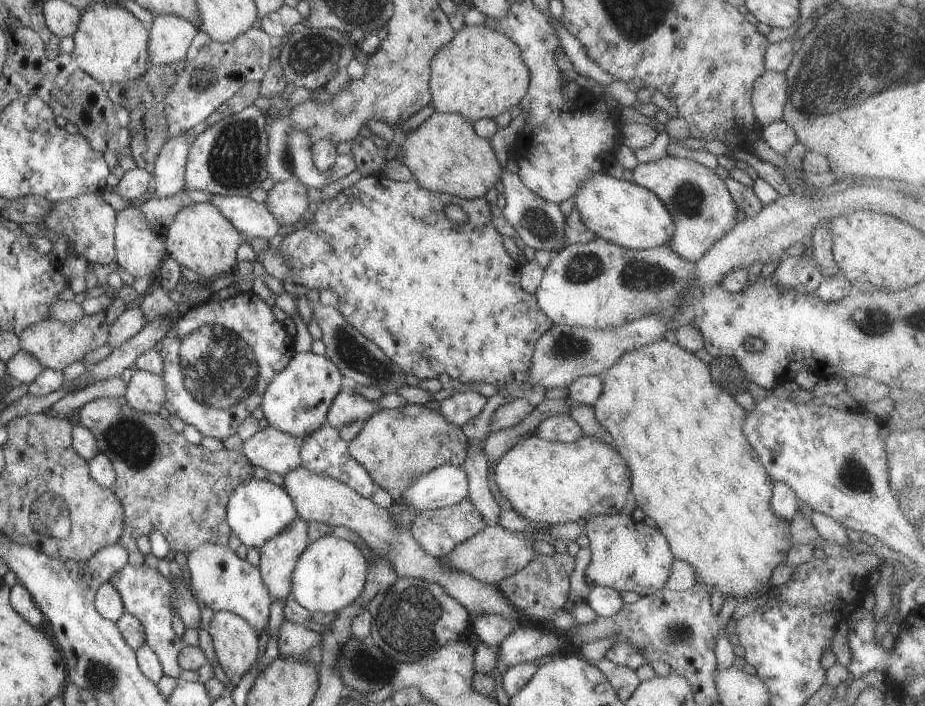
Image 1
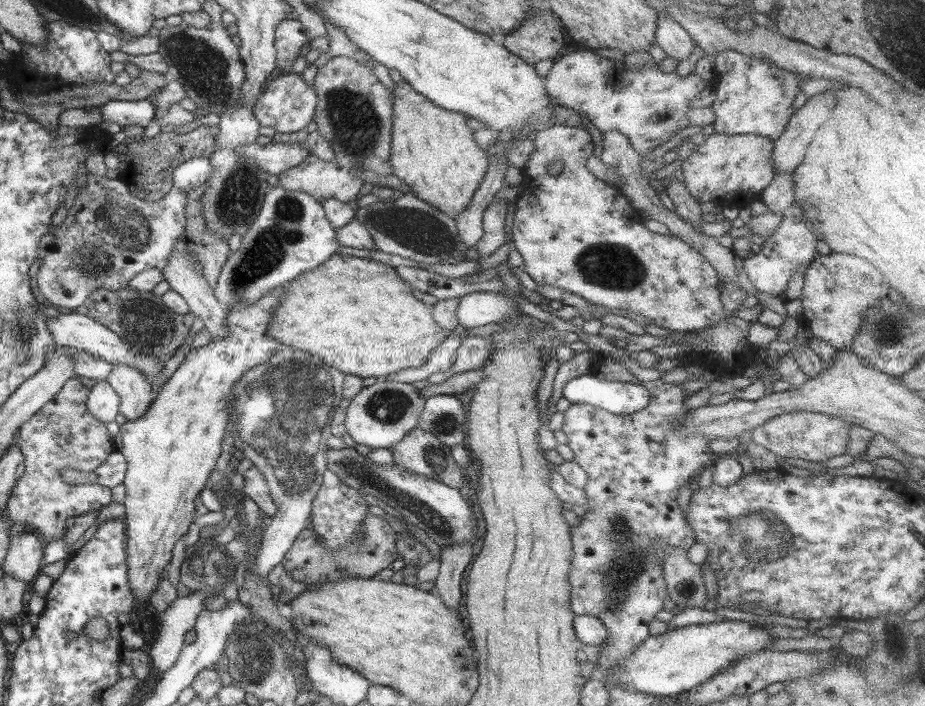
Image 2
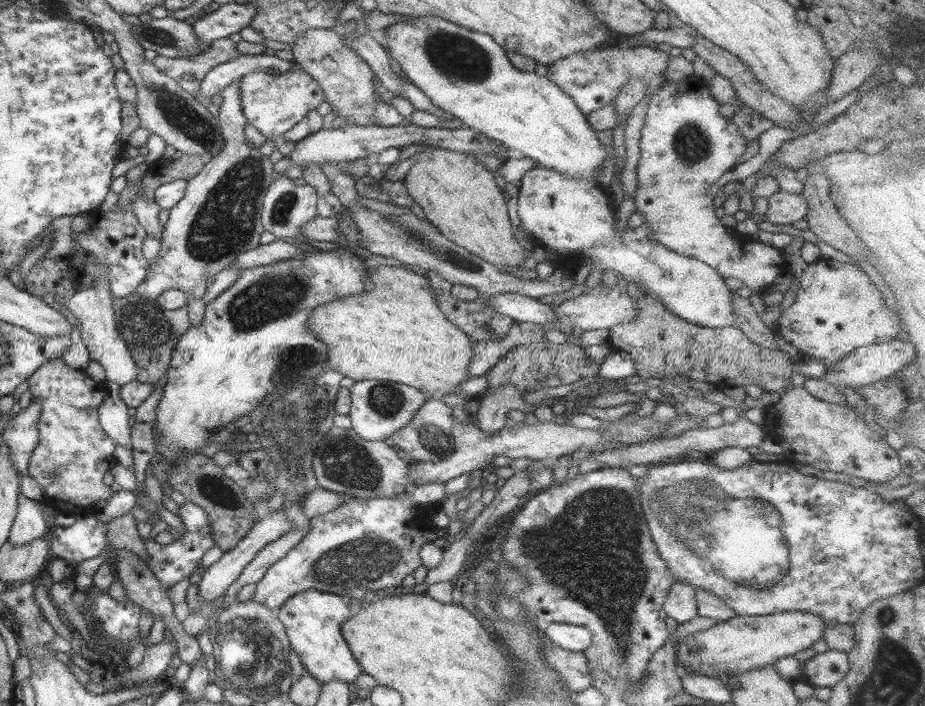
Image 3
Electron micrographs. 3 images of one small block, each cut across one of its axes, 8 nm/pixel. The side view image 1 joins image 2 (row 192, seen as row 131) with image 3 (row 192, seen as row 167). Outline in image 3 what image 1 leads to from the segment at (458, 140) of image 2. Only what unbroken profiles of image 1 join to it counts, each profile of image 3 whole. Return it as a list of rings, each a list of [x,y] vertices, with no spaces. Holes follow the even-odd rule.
[[[427,146],[417,152],[415,161],[401,181],[409,198],[421,207],[428,223],[444,238],[500,272],[506,273],[506,267],[520,269],[526,250],[513,238],[504,196],[495,184],[493,173],[473,157]]]

